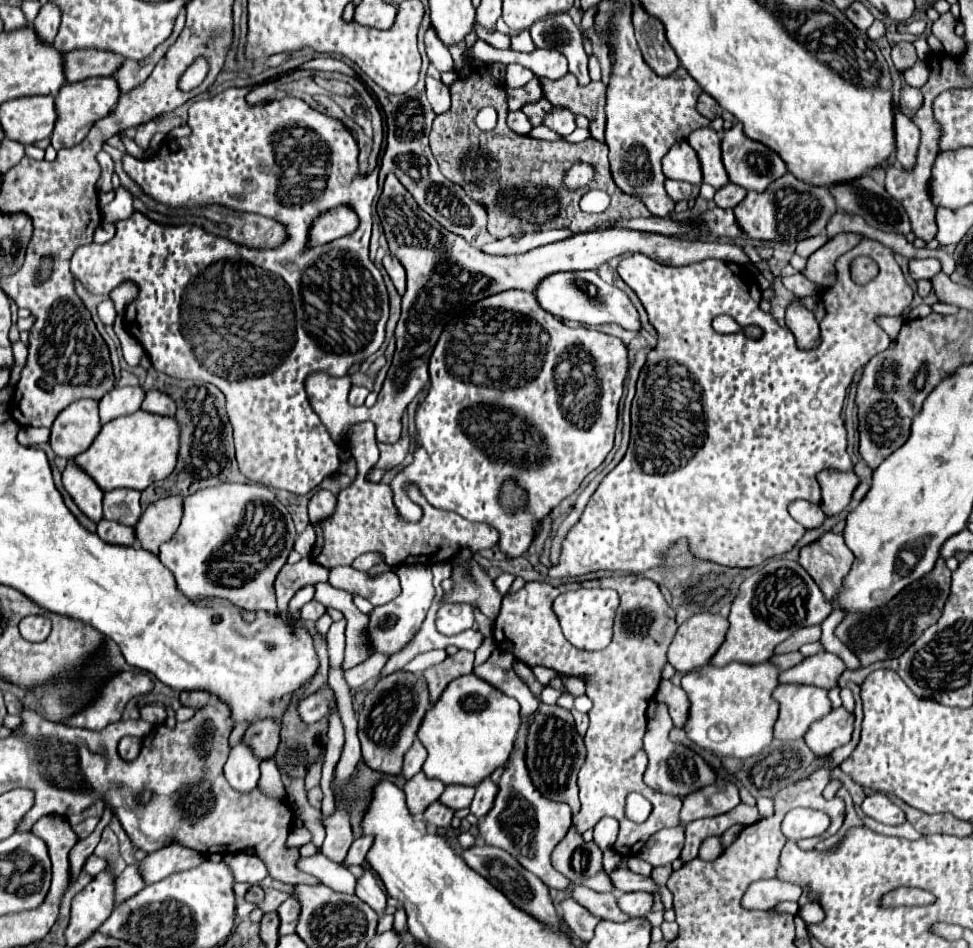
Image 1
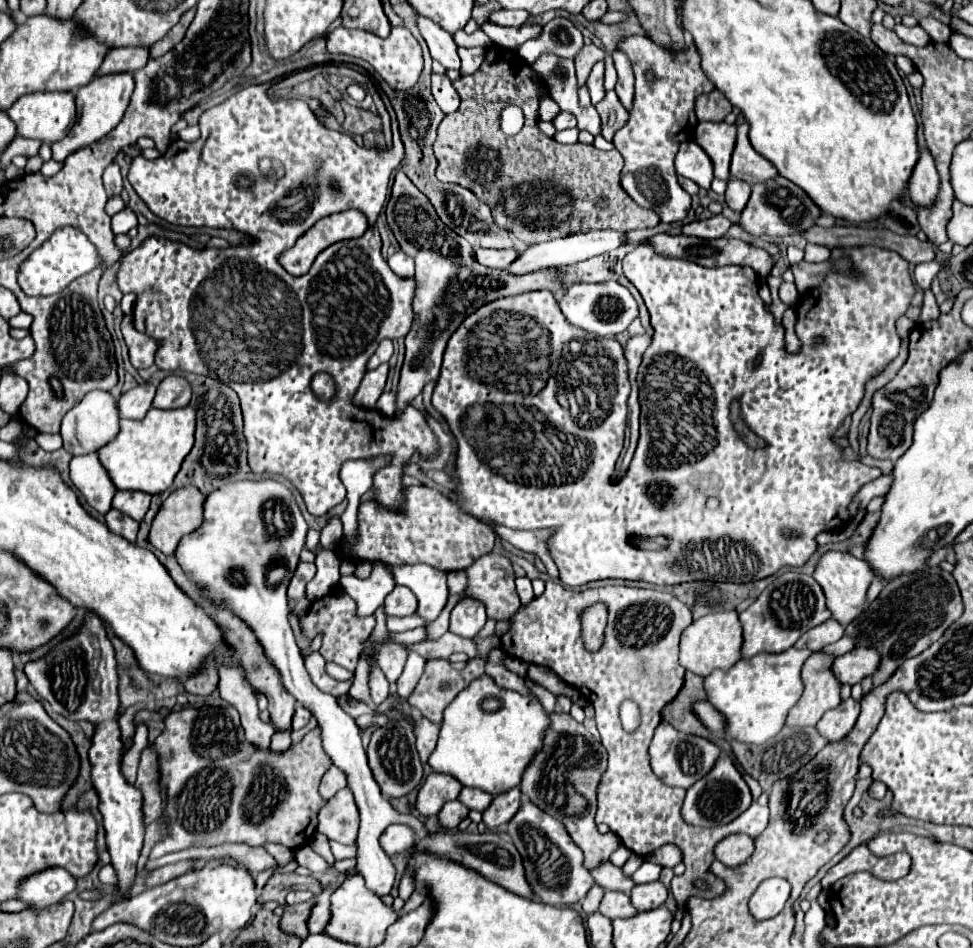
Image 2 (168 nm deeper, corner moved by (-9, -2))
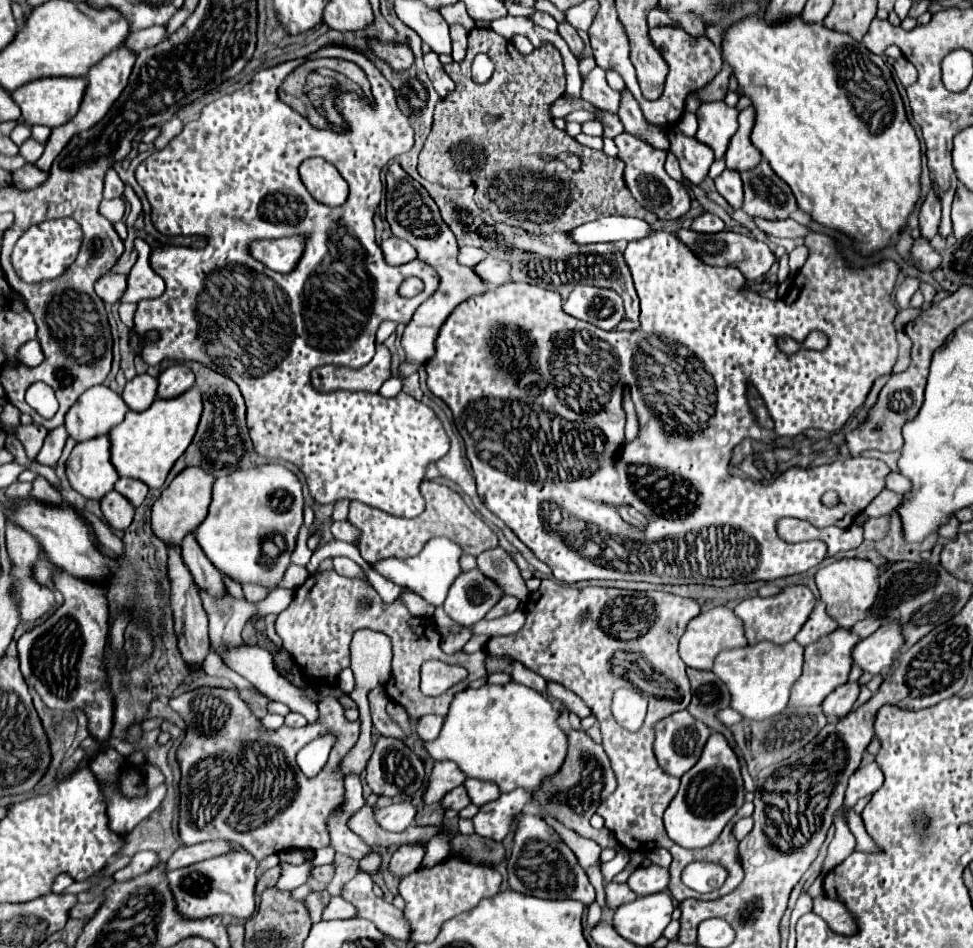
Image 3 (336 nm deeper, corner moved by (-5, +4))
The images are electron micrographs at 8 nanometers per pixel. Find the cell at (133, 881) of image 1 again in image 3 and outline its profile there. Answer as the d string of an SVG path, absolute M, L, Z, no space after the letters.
M210 840L210 842L202 842L202 844L194 844L194 846L182 846L174 852L174 856L168 860L168 870L176 870L176 868L184 868L220 854L228 854L232 852L234 846L226 840Z

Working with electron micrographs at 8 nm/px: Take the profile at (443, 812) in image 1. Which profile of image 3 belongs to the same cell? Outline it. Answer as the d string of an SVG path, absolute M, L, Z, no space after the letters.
M458 786L458 788L450 790L450 792L442 798L442 804L444 804L444 808L462 810L462 808L466 808L466 806L470 804L470 796L468 796L468 792L466 792L464 786Z

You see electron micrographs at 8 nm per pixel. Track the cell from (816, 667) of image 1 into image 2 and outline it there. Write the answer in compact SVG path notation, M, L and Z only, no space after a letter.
M854 648L852 652L846 652L838 656L832 664L834 676L842 684L856 684L864 676L872 676L878 668L878 652L874 648Z

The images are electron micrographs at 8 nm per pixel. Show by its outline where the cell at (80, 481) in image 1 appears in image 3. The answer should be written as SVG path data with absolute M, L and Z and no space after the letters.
M110 436L78 442L66 462L66 474L74 490L86 498L100 500L114 488L118 472L110 466Z

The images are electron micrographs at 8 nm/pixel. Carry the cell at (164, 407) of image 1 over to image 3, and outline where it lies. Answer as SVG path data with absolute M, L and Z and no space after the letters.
M174 364L158 376L158 396L176 398L194 386L194 372L184 364Z

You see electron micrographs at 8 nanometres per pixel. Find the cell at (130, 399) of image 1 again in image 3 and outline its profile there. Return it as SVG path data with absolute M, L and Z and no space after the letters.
M142 374L142 376L134 376L122 392L124 402L128 404L130 410L134 412L144 412L154 400L156 400L156 388L158 388L158 380Z

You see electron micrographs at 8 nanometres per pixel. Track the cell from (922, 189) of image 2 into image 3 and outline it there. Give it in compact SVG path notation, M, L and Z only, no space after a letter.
M930 190L928 198L922 202L920 208L920 236L932 240L938 234L938 226L940 226L940 200L934 194L934 190Z

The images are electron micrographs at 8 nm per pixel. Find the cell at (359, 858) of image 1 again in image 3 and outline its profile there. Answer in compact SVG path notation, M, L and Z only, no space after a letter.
M398 802L382 810L376 808L378 824L390 832L406 830L410 824L414 824L414 816L416 816L416 808L410 802Z

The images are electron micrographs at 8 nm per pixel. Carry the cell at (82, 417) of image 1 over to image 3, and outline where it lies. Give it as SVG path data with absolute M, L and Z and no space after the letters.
M108 386L88 388L66 414L66 430L78 442L108 434L128 412L120 394Z

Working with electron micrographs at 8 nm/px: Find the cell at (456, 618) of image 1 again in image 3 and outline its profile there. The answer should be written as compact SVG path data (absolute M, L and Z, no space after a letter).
M472 568L454 580L442 606L456 624L470 626L482 620L502 596L504 592L494 580L486 578L480 568Z

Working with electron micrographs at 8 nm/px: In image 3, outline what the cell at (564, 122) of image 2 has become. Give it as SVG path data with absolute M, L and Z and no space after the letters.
M576 110L574 114L570 114L568 118L566 118L566 122L588 122L588 120L596 120L596 122L600 122L600 118L594 114L594 112L588 112L588 110Z

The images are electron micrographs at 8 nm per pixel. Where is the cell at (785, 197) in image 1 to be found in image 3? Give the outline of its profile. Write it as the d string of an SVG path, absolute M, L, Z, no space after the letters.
M762 160L752 170L740 172L744 184L744 206L748 216L766 220L786 220L798 206L788 184L774 174L770 164Z

